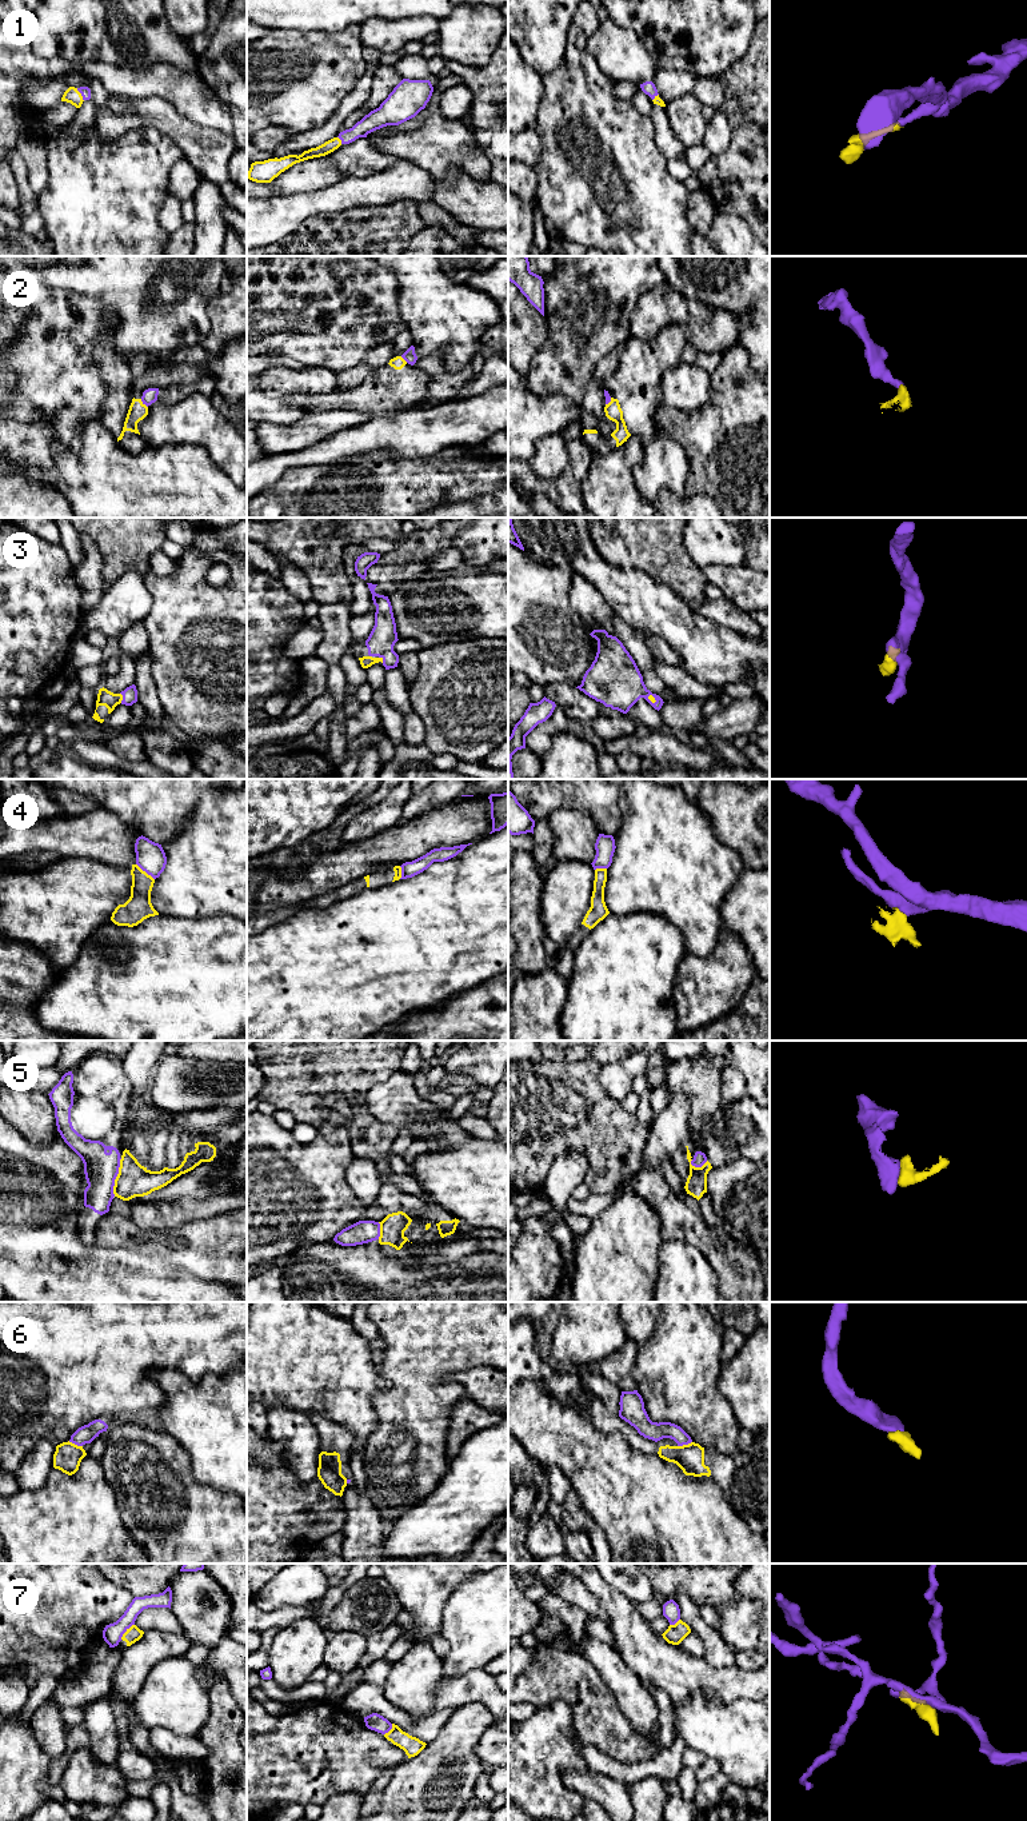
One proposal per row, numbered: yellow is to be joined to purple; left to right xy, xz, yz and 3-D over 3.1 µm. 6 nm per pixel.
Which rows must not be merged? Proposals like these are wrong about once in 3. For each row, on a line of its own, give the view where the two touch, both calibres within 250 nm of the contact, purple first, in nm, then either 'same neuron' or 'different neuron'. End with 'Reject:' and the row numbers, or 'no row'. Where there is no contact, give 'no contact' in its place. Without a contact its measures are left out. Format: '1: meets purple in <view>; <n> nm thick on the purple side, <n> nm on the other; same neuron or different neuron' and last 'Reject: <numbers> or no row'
1: meets purple in xy; 60 nm thick on the purple side, 90 nm on the other; same neuron
2: meets purple in xy; 90 nm thick on the purple side, 110 nm on the other; different neuron
3: meets purple in xy; 100 nm thick on the purple side, 100 nm on the other; same neuron
4: meets purple in xy; 180 nm thick on the purple side, 160 nm on the other; different neuron
5: meets purple in xy; 200 nm thick on the purple side, 200 nm on the other; different neuron
6: meets purple in yz; 110 nm thick on the purple side, 170 nm on the other; different neuron
7: meets purple in xy; 120 nm thick on the purple side, 90 nm on the other; different neuron
Reject: 2, 4, 5, 6, 7

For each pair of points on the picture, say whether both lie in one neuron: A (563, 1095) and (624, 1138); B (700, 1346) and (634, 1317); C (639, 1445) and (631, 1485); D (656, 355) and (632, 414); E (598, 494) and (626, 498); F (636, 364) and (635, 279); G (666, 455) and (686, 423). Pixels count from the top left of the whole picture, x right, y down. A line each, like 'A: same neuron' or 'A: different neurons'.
A: same neuron
B: different neurons
C: different neurons
D: same neuron
E: same neuron
F: different neurons
G: different neurons

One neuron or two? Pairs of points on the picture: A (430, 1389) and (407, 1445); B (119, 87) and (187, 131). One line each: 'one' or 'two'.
A: one
B: two

